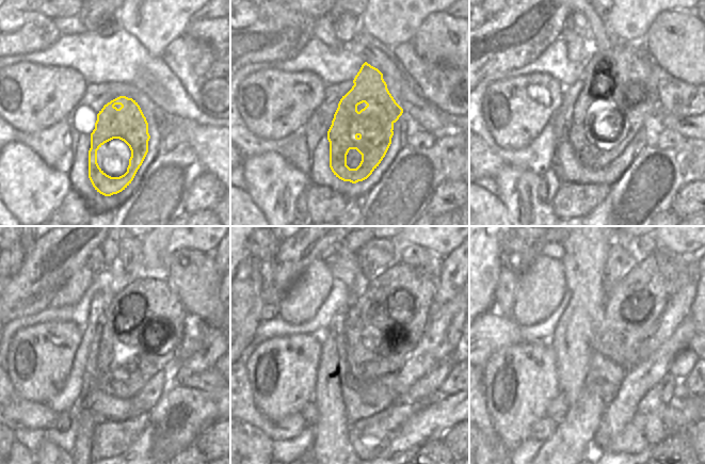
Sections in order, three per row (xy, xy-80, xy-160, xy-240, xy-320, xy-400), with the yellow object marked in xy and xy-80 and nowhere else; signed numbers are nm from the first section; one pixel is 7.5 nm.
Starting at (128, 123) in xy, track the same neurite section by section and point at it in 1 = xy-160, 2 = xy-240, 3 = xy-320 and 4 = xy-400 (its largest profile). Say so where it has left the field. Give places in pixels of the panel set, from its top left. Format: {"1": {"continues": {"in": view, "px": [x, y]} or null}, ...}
{"1": {"continues": {"in": "xy-160", "px": [609, 75]}}, "2": {"continues": {"in": "xy-240", "px": [149, 303]}}, "3": {"continues": {"in": "xy-320", "px": [387, 317]}}, "4": {"continues": {"in": "xy-400", "px": [633, 309]}}}

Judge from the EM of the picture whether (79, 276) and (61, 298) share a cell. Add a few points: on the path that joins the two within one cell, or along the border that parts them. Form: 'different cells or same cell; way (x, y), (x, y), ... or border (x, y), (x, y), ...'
same cell; way (77, 282), (66, 292)

